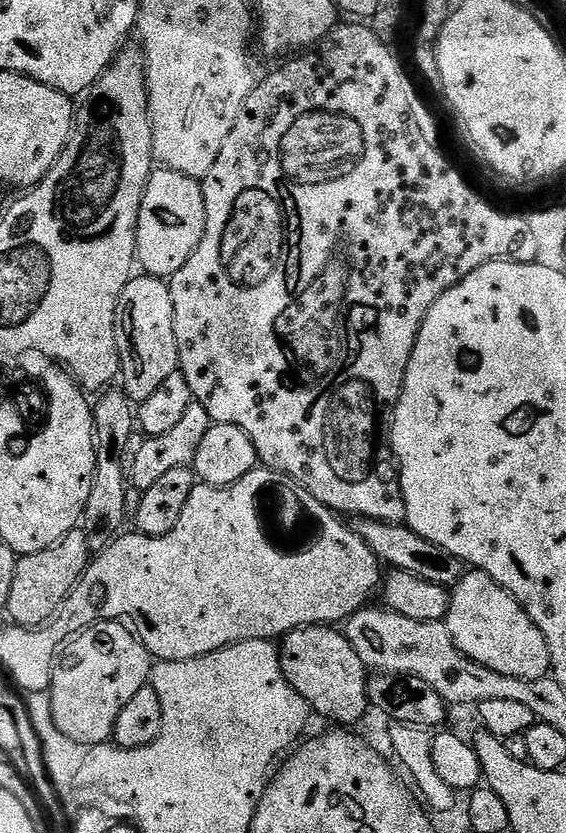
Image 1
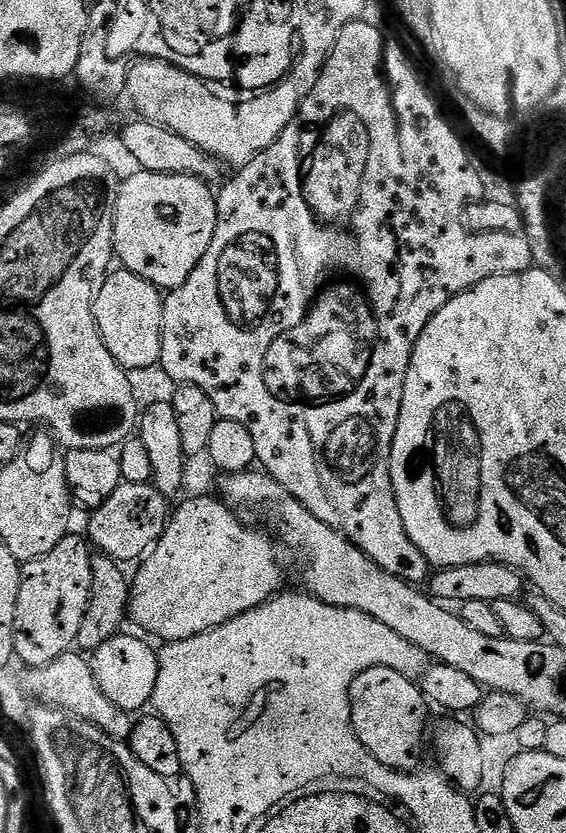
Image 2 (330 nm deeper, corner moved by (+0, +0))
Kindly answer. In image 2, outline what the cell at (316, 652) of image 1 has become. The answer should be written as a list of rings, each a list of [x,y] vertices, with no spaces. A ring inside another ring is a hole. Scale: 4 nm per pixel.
[[[371,668],[358,678],[350,686],[350,710],[352,711],[352,725],[354,734],[358,734],[358,742],[382,762],[382,766],[390,766],[399,772],[411,772],[417,767],[420,760],[420,747],[425,747],[424,727],[428,724],[428,711],[430,705],[420,693],[419,683],[415,679],[403,676],[394,669]]]

